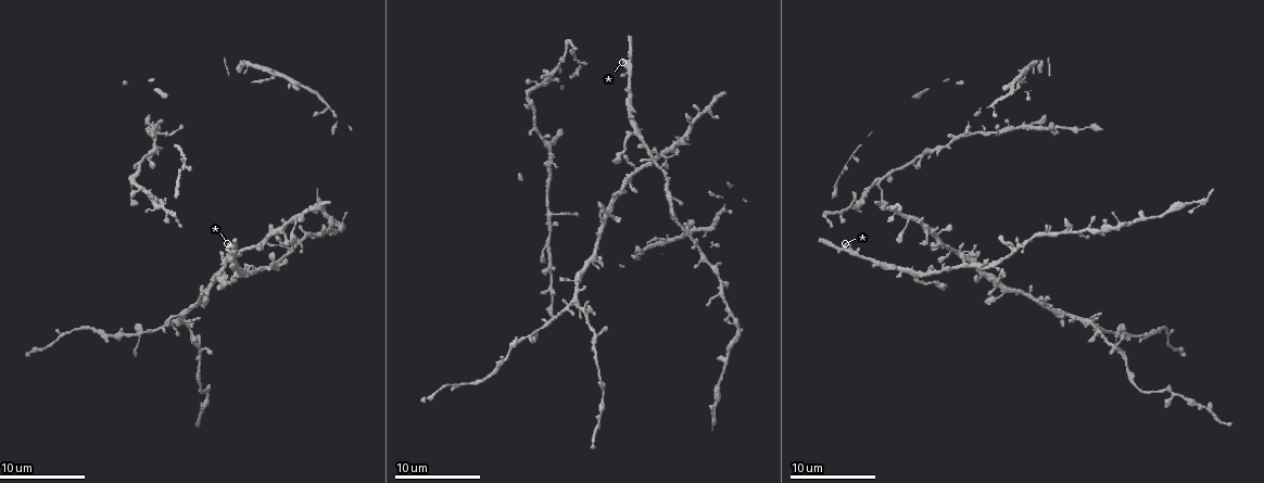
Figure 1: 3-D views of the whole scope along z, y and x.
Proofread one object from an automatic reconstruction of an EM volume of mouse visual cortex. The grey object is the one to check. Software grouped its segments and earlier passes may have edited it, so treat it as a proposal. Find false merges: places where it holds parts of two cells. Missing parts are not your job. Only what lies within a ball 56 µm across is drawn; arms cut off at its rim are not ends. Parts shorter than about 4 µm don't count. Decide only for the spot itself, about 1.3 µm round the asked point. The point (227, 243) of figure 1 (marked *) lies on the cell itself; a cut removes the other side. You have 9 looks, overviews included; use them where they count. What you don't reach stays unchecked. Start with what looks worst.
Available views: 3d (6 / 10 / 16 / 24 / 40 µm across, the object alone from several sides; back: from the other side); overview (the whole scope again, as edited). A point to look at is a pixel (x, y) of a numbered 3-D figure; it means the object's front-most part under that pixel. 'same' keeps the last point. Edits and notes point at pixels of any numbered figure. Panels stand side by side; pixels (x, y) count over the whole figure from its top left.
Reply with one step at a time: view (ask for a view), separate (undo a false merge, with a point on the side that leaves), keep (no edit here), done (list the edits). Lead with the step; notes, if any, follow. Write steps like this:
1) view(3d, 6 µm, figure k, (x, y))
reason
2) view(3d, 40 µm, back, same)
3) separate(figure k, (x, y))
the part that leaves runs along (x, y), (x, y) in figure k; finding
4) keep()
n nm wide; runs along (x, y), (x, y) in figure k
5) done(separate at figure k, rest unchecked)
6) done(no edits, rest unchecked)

view(3d, 10 µm, figure 1, (709, 261))
thin neck

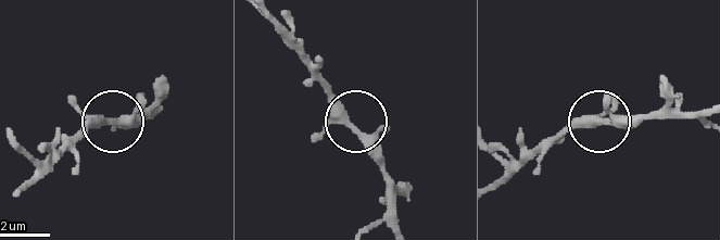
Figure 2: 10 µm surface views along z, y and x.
view(3d, 6 µm, figure 2, (606, 124))
closer look

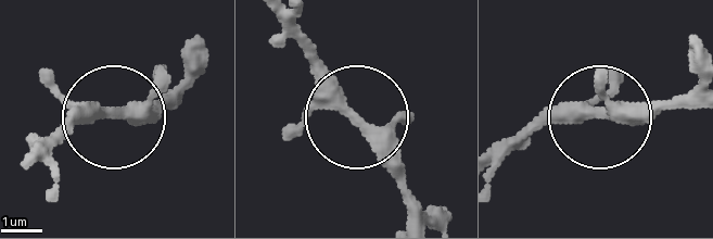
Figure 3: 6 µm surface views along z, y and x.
keep()
280 nm wide; one cell here

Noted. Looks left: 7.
view(3d, 10 µm, figure 1, (955, 248))
four-way junction

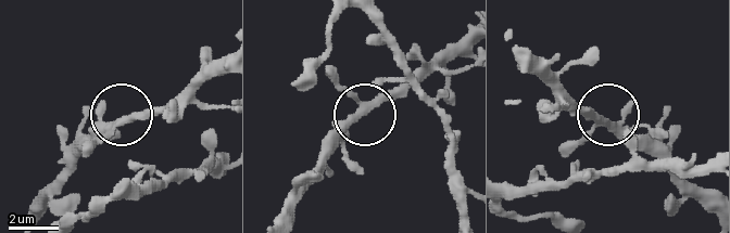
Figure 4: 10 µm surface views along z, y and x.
keep()
260 nm wide; runs along (504, 189), (566, 182), (602, 116), (568, 109) in figure 4; continuous, no second cell

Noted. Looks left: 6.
view(3d, 10 µm, figure 1, (175, 320))
looks like a crossing

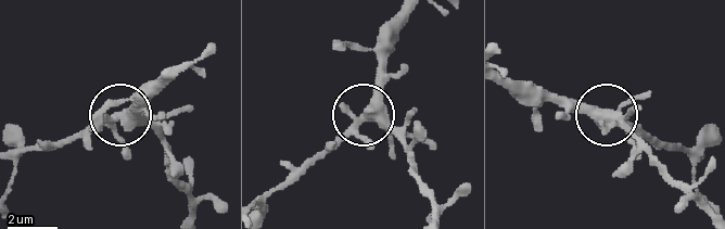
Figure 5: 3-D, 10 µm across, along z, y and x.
keep()
continuous, no second cell

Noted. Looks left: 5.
view(3d, 10 µm, figure 1, (552, 213))
three-way junction

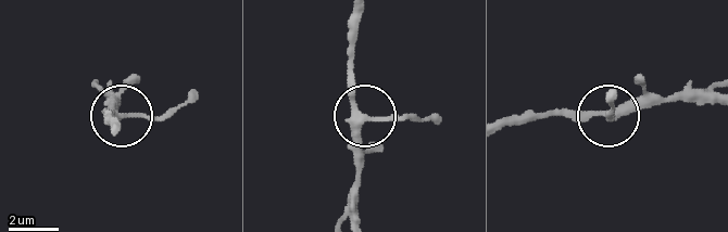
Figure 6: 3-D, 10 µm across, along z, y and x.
keep()
270 nm wide; runs along (354, 16), (352, 97), (363, 115), (359, 194) in figure 6; continuous, no second cell

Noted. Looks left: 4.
done(no edits, rest unchecked)

